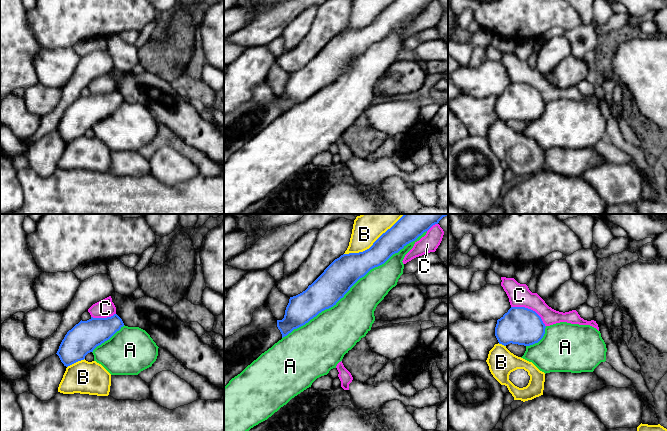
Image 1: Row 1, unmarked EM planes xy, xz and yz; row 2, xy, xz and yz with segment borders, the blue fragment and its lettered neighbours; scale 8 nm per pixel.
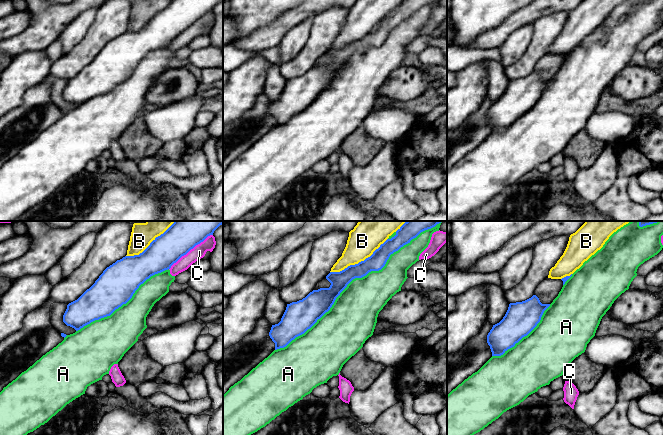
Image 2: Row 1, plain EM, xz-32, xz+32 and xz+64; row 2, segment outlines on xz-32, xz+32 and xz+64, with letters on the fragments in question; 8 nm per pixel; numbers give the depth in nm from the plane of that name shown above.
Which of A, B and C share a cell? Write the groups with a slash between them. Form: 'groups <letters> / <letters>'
groups A / B / C

